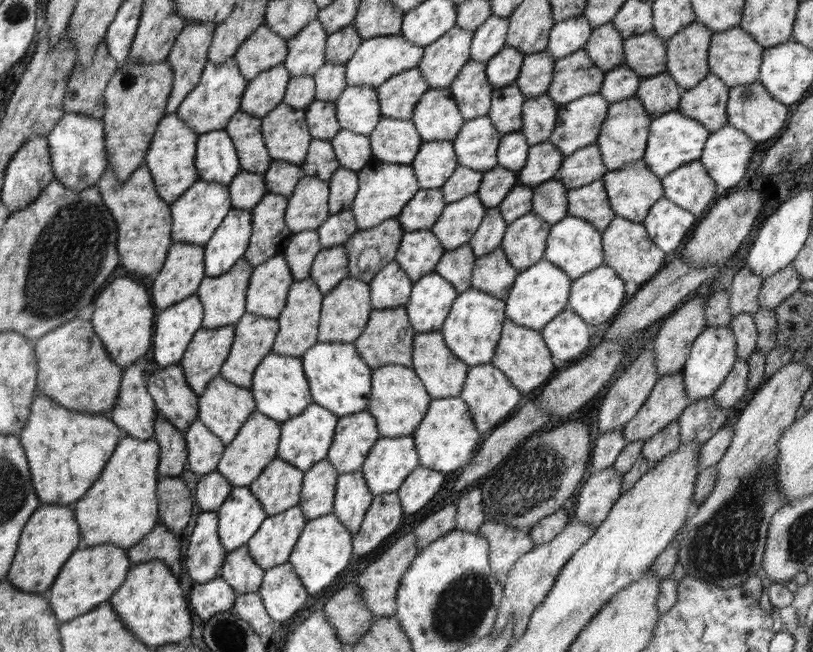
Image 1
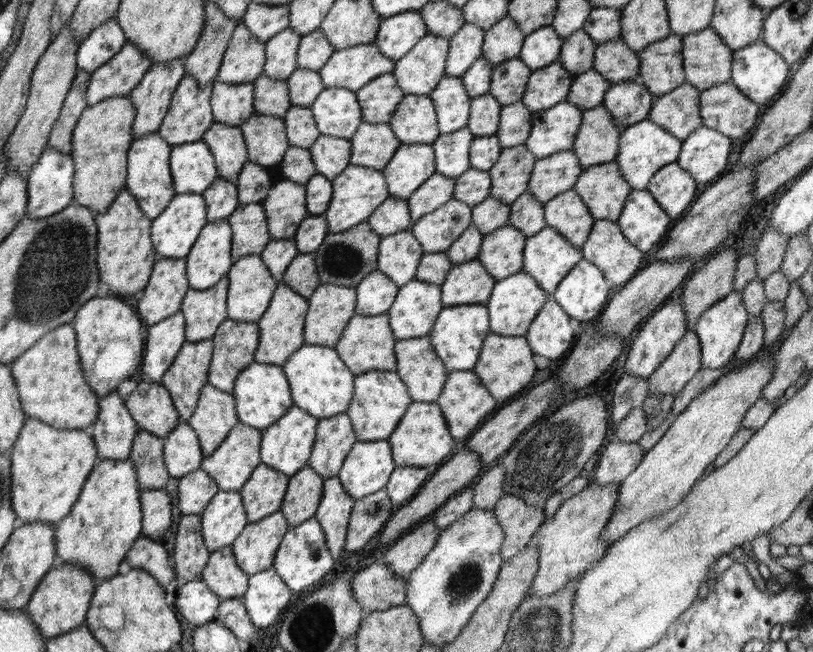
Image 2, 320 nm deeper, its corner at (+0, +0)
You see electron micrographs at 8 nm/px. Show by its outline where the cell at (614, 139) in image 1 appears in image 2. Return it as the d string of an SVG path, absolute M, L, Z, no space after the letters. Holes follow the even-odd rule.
M599 105L592 109L584 109L581 125L571 151L576 154L578 162L584 168L588 165L601 165L605 162L612 162L618 154L620 137L621 131L617 129L610 111L604 105Z

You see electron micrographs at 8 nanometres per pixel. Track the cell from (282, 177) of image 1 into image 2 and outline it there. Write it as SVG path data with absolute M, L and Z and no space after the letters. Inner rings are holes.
M250 161L244 163L234 183L239 204L261 203L274 184L267 167Z

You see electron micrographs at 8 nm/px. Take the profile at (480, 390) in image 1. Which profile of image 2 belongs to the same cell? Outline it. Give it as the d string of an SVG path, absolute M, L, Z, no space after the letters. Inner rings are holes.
M450 371L442 394L437 398L442 414L447 422L448 430L458 445L462 445L468 437L497 410L498 401L488 393L482 381L473 371Z

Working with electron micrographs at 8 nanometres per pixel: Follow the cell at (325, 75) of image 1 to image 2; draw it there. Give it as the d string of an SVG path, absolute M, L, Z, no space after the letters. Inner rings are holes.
M296 69L285 80L293 106L312 107L316 97L325 89L319 72Z

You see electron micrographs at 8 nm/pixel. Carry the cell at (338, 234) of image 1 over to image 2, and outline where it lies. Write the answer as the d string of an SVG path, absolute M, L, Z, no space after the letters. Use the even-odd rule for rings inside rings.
M310 215L300 223L295 232L295 243L299 253L313 253L319 249L329 233L328 221L322 215Z

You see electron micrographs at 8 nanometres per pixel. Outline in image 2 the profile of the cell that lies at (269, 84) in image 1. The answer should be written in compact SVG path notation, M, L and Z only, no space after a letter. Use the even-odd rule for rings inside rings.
M216 80L210 102L214 122L239 127L254 114L253 82L231 85Z

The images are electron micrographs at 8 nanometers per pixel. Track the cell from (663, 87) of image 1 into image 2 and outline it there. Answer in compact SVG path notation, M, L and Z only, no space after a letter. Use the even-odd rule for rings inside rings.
M637 80L624 81L612 85L604 93L602 105L610 111L617 129L623 131L627 126L647 118L656 97Z

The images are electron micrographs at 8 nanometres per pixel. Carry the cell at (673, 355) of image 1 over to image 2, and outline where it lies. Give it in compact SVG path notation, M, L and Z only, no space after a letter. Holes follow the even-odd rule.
M727 244L722 245L714 253L709 255L702 266L697 266L690 280L686 282L683 288L683 293L680 295L682 310L686 314L686 330L694 332L695 326L698 323L698 318L701 318L704 311L713 306L715 302L722 300L729 292L733 291L734 275L737 269L737 252Z

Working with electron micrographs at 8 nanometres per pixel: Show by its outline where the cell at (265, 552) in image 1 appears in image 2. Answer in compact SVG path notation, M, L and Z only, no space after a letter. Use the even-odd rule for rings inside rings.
M280 510L248 523L231 544L236 564L250 576L272 567L275 552L288 529Z

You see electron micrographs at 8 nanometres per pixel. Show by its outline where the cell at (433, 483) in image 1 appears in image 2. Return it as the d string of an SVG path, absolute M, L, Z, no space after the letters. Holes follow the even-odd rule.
M396 467L385 486L391 502L399 507L409 501L429 478L432 470L425 467Z

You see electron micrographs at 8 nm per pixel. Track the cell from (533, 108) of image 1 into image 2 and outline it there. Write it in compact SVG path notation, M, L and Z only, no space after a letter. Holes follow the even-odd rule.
M519 101L502 107L495 134L503 148L525 144L533 128L532 113Z

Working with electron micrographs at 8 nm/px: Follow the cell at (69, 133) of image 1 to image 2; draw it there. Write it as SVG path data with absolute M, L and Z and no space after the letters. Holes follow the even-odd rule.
M47 147L43 150L40 158L31 167L27 178L28 204L25 214L26 218L40 220L64 210L64 208L74 202L74 163L71 155L62 154L55 148Z

